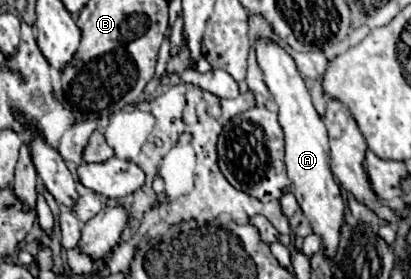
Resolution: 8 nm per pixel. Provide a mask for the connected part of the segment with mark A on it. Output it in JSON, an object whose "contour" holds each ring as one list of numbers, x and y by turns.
{"contour":[[258,38,254,44,258,66,264,74,264,82,278,104,278,122,286,136,286,172,294,186,294,196,300,204,300,210,310,222,310,228,316,236,322,238,322,252,328,260,336,256,340,242,340,228,344,224,344,200,338,182,334,180,328,166,328,136,322,118,312,106,310,92,304,84,302,74,298,72,292,56,268,38]]}

